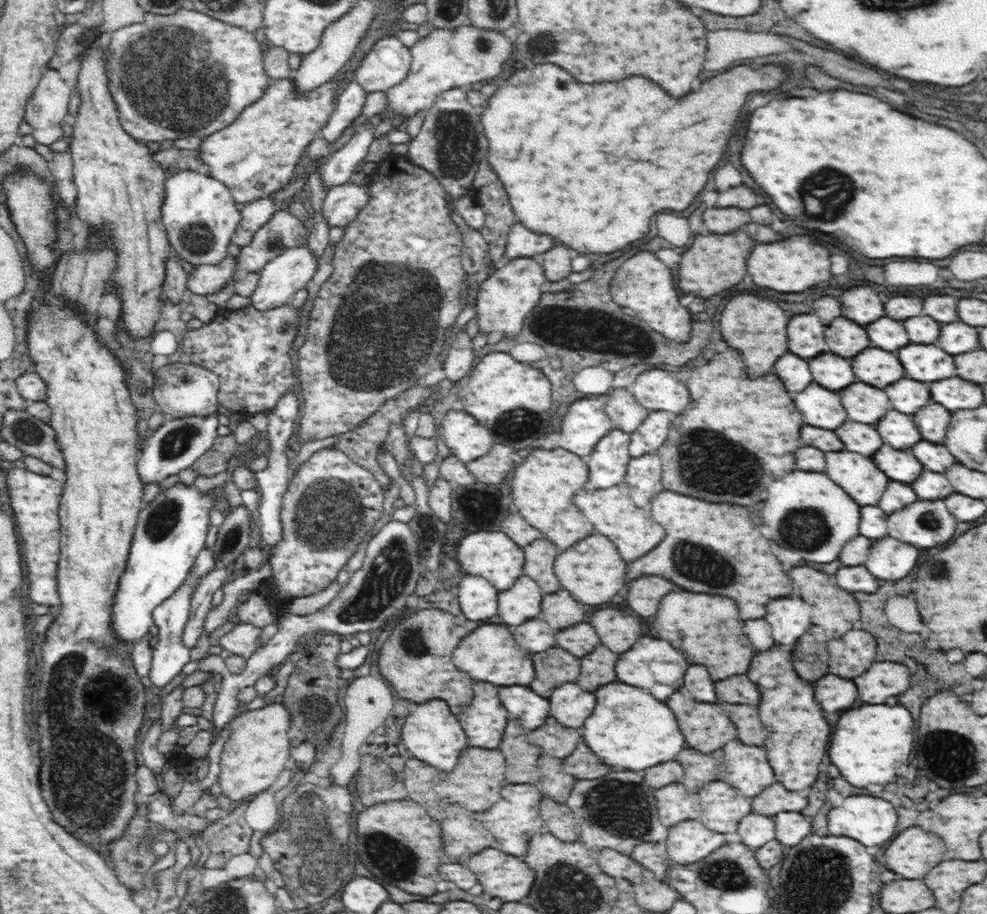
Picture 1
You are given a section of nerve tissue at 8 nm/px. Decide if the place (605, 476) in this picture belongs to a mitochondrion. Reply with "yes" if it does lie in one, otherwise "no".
no

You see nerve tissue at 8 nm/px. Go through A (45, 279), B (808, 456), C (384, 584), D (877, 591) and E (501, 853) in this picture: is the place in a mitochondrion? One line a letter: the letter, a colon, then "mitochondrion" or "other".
A: other
B: other
C: mitochondrion
D: other
E: other

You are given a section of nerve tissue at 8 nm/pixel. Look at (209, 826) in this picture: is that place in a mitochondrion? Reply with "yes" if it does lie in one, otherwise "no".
no

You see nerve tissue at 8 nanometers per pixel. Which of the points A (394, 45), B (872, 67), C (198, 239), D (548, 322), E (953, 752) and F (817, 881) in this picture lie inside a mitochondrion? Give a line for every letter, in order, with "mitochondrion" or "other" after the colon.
A: other
B: other
C: mitochondrion
D: mitochondrion
E: mitochondrion
F: mitochondrion

